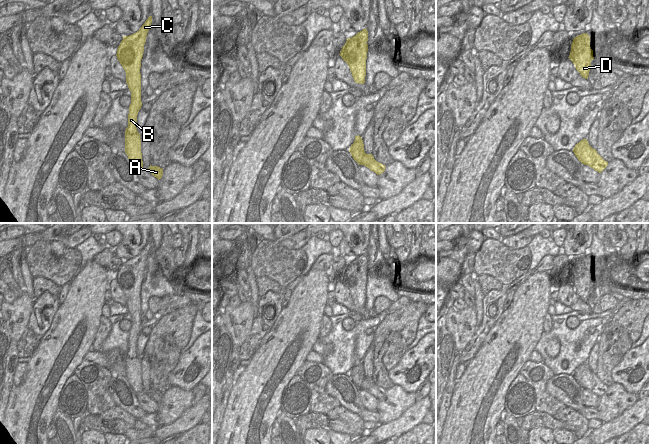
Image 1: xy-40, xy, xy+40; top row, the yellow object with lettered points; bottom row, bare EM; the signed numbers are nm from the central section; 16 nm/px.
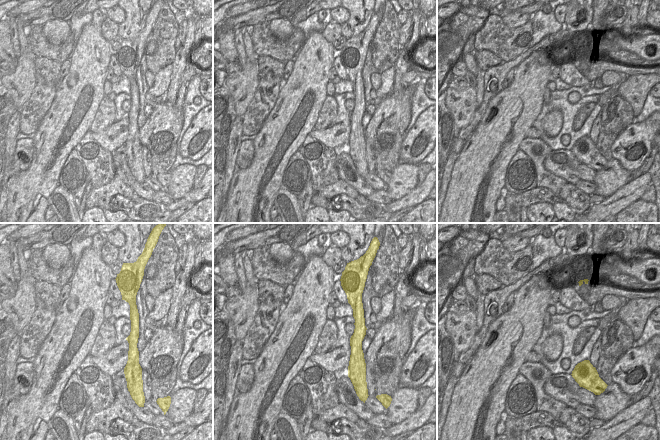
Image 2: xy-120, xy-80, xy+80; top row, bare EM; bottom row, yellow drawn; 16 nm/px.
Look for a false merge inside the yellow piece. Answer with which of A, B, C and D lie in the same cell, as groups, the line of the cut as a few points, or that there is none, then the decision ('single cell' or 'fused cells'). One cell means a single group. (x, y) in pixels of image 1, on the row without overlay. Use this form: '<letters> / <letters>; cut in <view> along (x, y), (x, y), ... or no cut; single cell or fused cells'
A / B C D; cut in xy along (362, 365), (354, 367); fused cells

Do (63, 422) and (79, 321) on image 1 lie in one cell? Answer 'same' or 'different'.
different

